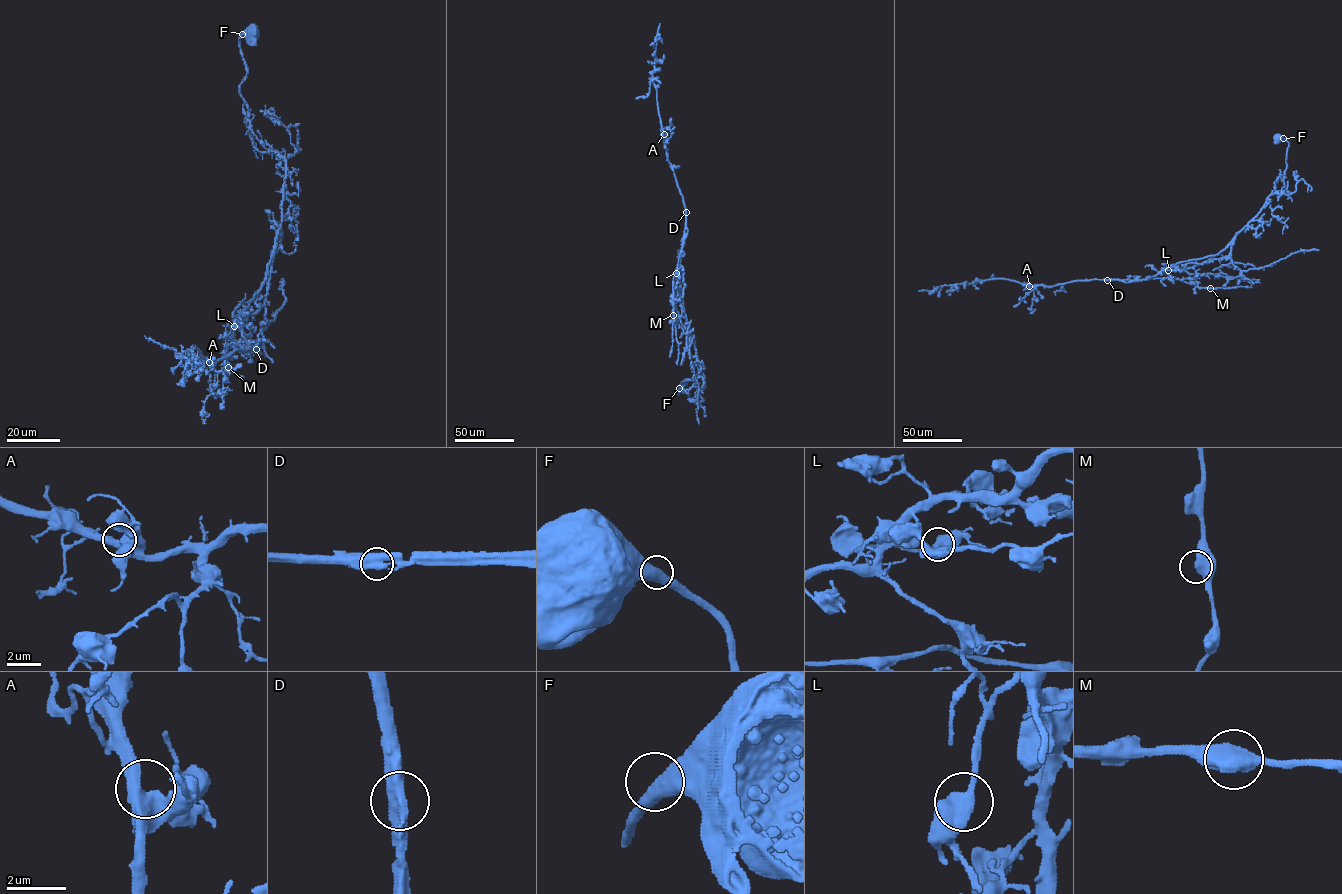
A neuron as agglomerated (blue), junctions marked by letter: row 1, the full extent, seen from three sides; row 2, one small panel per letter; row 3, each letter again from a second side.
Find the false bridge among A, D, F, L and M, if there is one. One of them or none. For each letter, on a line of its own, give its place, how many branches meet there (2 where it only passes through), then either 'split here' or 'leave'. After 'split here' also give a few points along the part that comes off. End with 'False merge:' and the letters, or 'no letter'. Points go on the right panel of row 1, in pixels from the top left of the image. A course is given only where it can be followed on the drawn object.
A: place (1029, 286); branches 2; leave
D: place (1107, 280); branches 2; split here; course (1107, 280), (1128, 282), (1170, 277), (1201, 287), (1252, 287)
F: place (1283, 138); branches 2; leave
L: place (1168, 270); branches 2; leave
M: place (1210, 288); branches 2; leave
False merge: D

